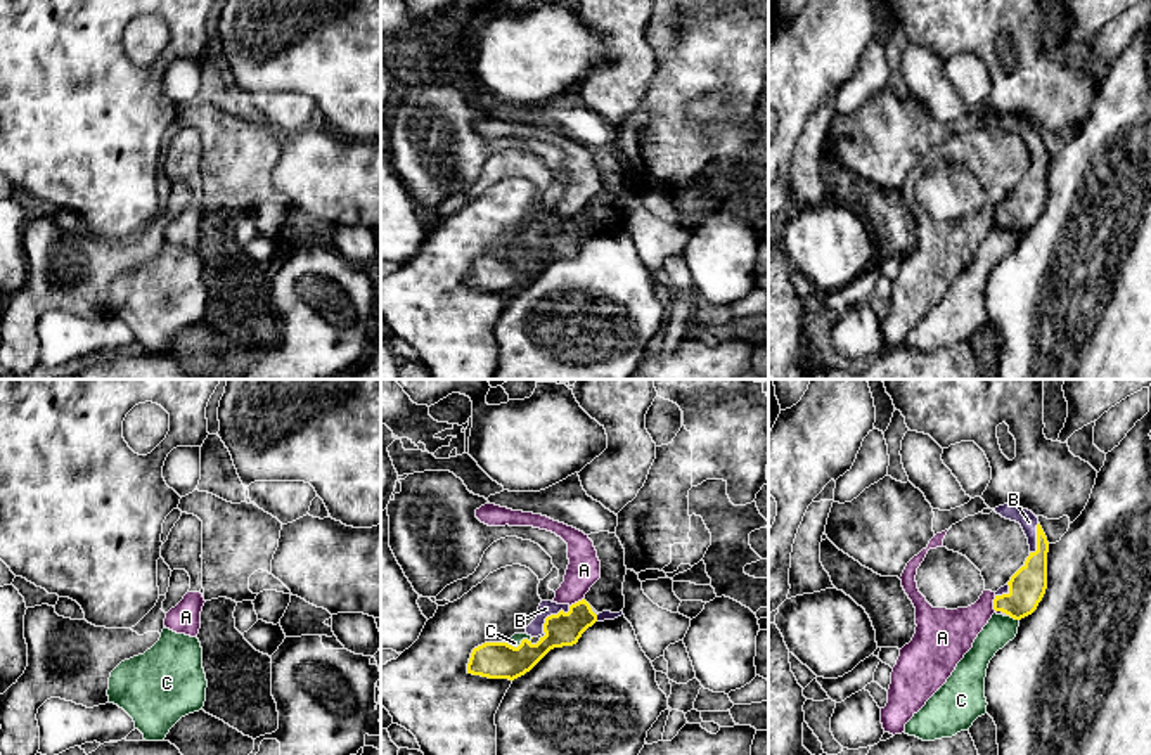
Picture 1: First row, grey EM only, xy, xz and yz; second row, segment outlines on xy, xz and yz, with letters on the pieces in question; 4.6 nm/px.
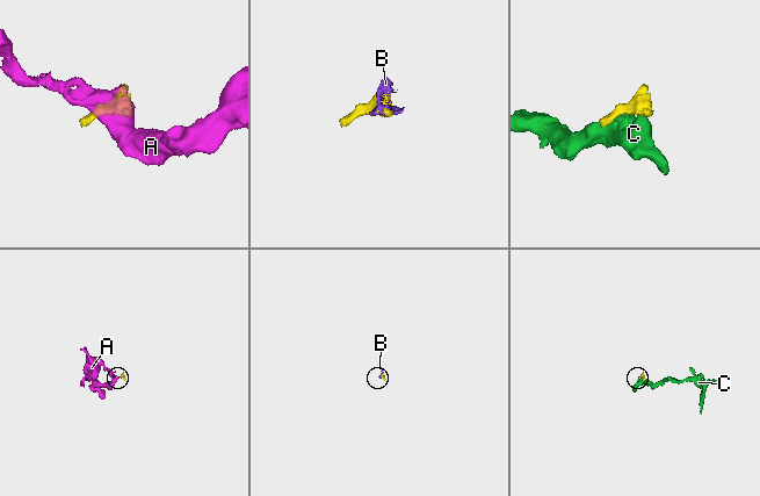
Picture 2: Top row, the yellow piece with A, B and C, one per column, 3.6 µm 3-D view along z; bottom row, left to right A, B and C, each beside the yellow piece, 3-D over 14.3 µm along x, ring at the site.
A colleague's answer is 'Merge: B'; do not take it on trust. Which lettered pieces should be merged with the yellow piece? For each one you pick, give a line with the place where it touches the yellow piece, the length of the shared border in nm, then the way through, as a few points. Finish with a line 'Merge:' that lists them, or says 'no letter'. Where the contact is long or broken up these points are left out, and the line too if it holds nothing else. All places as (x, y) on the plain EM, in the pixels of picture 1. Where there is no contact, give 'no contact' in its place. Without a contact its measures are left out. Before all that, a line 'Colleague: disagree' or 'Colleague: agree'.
Colleague: agree
B: xz (552, 227) | 180 nm
Merge: B

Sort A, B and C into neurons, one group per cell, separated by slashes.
A / B / C

